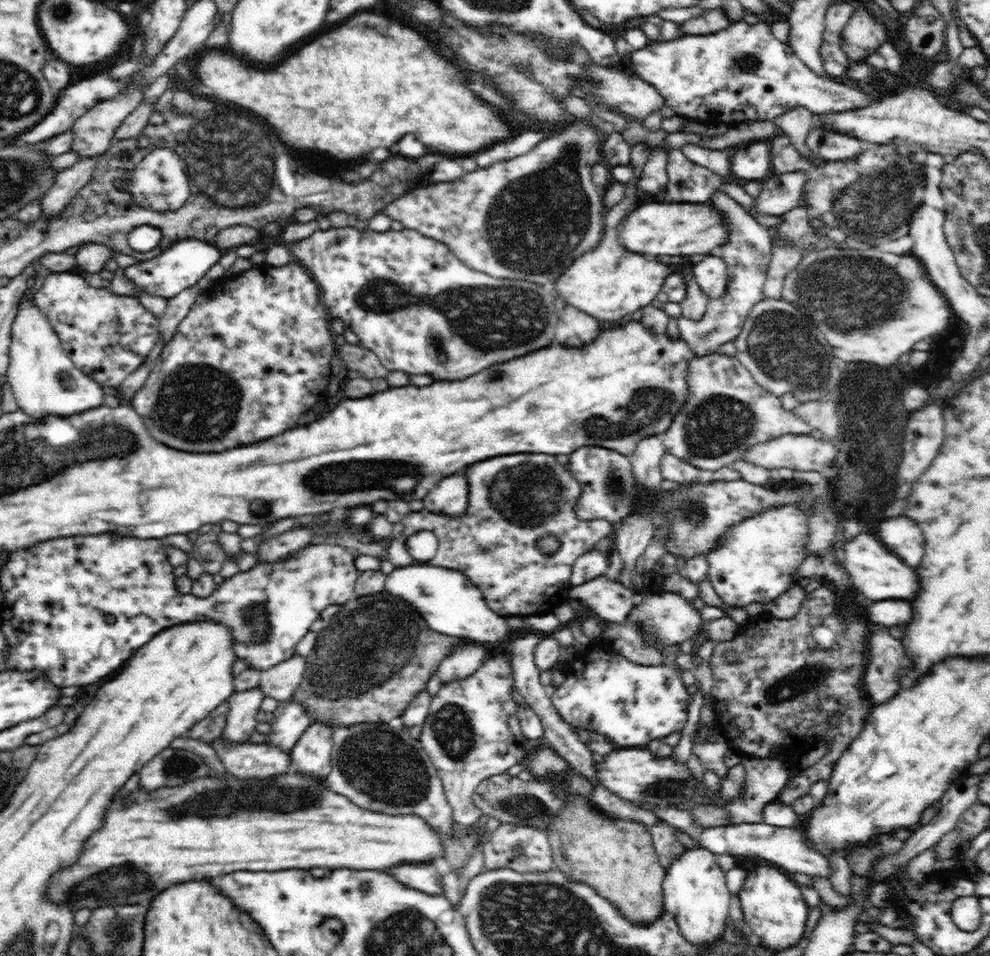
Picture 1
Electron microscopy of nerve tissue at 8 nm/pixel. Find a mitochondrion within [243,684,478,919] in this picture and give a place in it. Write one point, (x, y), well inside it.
(385, 768)

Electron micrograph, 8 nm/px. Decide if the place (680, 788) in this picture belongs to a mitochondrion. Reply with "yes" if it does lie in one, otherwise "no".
yes

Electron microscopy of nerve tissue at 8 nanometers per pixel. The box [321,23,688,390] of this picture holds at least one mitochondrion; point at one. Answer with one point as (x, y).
(539, 249)

